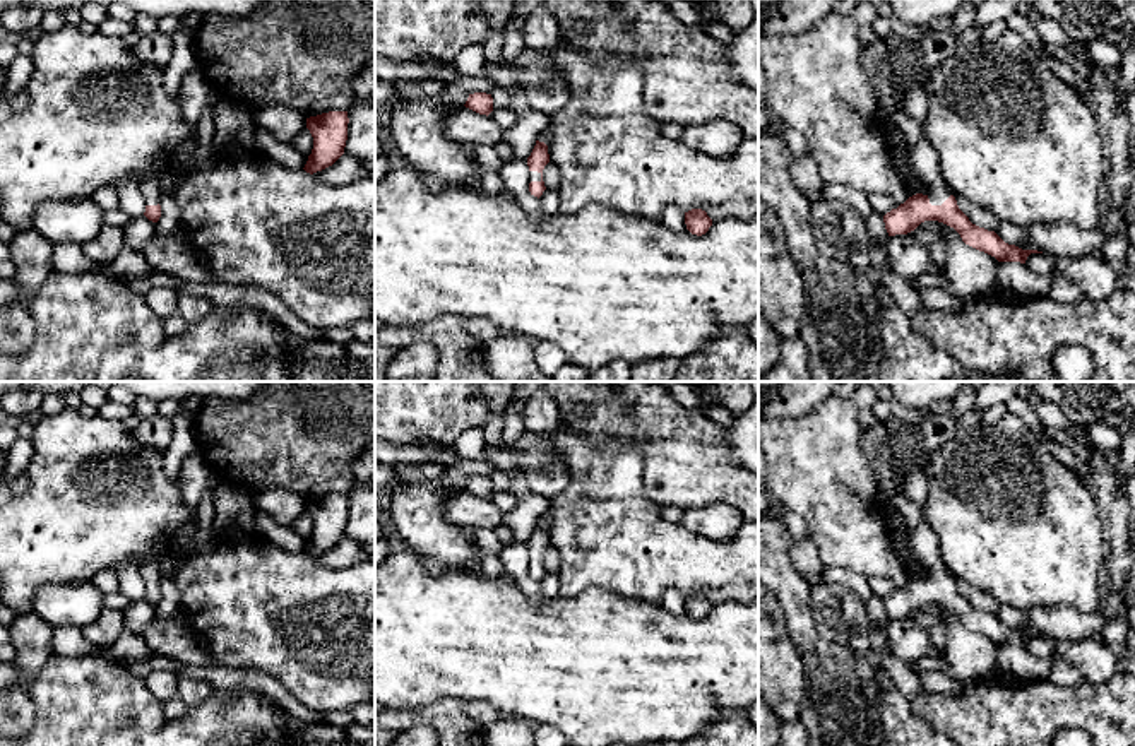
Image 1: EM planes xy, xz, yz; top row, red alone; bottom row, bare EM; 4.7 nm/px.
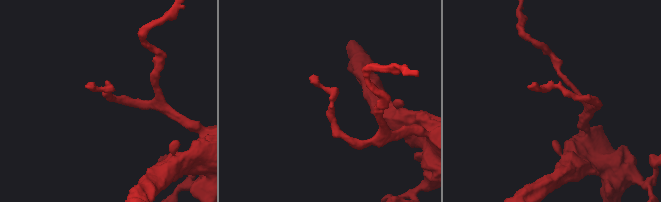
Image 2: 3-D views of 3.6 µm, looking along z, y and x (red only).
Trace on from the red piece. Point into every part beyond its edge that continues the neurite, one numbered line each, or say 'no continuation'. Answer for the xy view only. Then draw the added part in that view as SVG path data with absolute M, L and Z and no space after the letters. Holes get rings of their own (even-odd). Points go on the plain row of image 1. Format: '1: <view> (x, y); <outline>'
1: xy (149, 568); M161 551L147 558L139 565L139 571L144 578L146 589L157 589L161 585L159 566L161 561L168 556L168 553Z

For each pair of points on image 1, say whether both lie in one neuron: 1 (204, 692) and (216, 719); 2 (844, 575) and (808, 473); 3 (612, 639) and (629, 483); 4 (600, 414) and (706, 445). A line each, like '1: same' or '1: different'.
1: different
2: different
3: different
4: same

